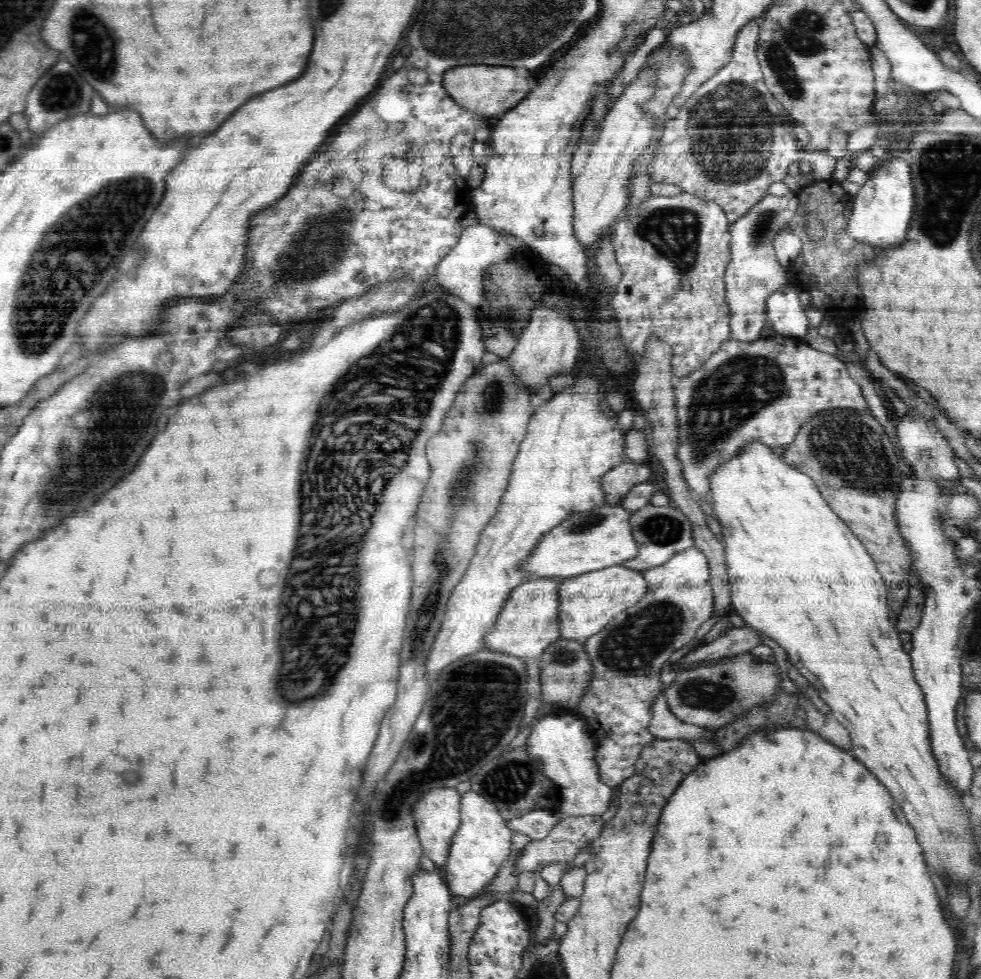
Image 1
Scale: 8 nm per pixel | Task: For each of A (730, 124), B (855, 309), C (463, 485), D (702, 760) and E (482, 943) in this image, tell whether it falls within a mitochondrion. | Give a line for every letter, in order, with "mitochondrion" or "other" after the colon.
A: mitochondrion
B: other
C: mitochondrion
D: other
E: other

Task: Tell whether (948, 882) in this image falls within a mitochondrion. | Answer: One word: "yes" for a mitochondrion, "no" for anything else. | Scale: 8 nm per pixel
no

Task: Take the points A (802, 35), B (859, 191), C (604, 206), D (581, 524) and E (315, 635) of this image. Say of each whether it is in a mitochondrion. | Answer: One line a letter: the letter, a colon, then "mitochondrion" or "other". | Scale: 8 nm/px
A: mitochondrion
B: other
C: other
D: mitochondrion
E: mitochondrion

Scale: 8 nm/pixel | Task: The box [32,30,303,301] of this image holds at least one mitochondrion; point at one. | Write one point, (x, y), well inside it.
(62, 91)

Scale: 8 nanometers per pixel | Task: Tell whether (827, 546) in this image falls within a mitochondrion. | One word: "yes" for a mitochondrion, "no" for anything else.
no

